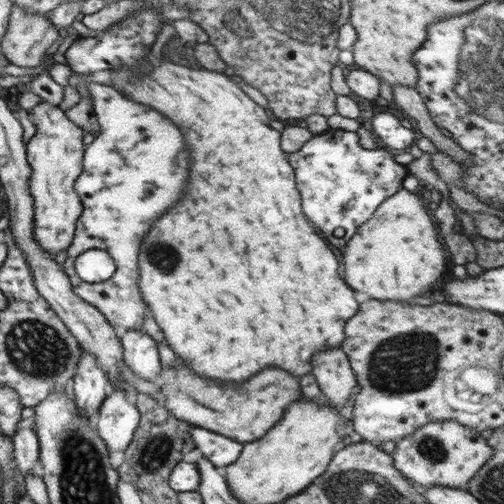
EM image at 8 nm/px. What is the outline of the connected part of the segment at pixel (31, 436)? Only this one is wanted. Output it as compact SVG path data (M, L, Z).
M18 428L11 442L18 470L22 474L40 473L39 441L33 428Z

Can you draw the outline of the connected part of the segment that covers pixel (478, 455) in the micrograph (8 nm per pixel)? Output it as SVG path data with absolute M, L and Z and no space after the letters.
M453 420L430 422L418 428L414 434L398 441L395 451L391 453L394 466L414 484L422 487L440 485L464 490L468 481L490 460L492 454L494 449L482 434Z

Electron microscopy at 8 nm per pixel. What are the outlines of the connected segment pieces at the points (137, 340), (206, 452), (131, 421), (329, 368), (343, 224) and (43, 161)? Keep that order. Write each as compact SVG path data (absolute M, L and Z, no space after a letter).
M132 329L121 337L123 360L136 376L149 382L158 382L162 368L156 341L146 330Z
M199 427L191 430L191 436L195 448L198 448L204 458L221 470L232 464L243 449L242 443Z
M110 388L98 414L98 436L110 450L124 450L133 444L140 425L141 414L126 399L125 392Z
M332 347L314 354L311 360L311 374L318 381L324 399L335 408L342 408L352 389L358 386L347 354L341 347Z
M332 128L313 135L300 150L290 153L288 160L296 172L304 216L316 224L336 248L346 246L356 228L370 220L374 210L401 189L408 174L407 168L394 162L395 156L385 148L367 149L359 142L356 131Z
M42 99L31 110L31 118L36 127L36 132L27 137L27 162L32 170L29 178L29 191L34 199L34 222L33 231L38 244L49 252L53 258L59 252L69 248L75 235L75 226L78 218L81 217L83 204L80 195L74 188L77 178L82 173L82 162L85 151L84 142L85 130L74 124L64 110L59 106L52 105Z

